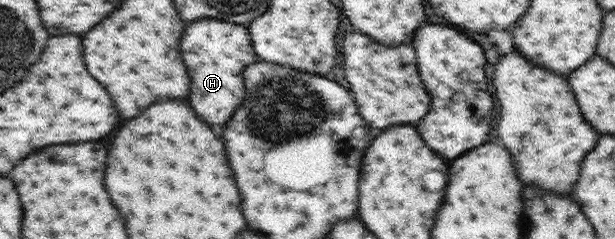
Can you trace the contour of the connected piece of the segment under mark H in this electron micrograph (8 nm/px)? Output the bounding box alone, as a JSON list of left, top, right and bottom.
[182,19,256,125]

